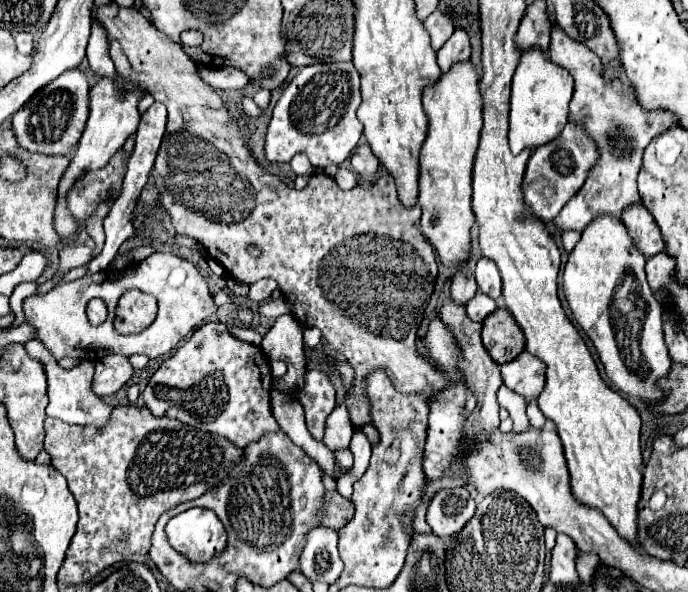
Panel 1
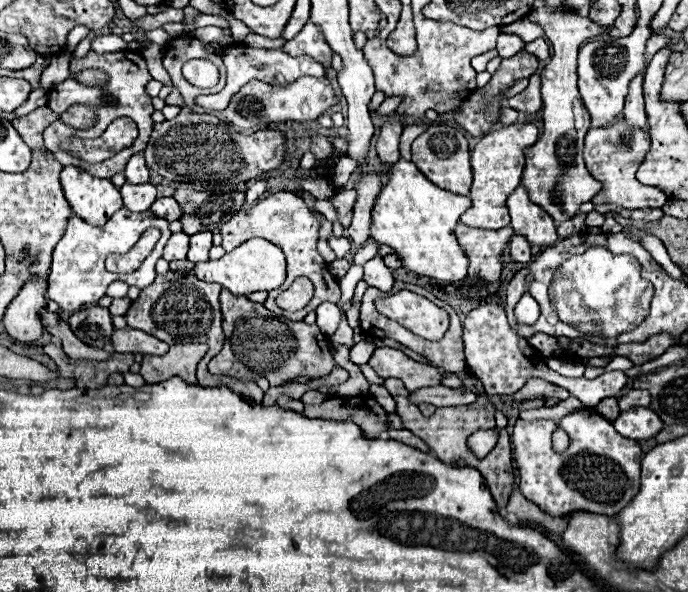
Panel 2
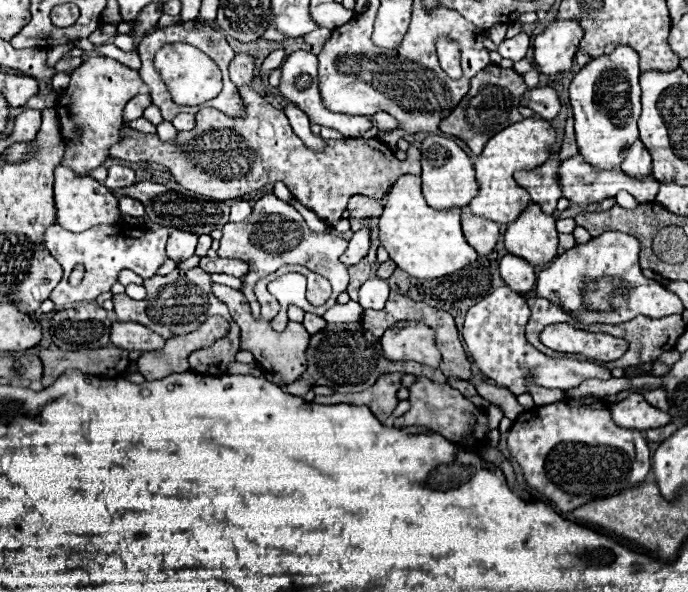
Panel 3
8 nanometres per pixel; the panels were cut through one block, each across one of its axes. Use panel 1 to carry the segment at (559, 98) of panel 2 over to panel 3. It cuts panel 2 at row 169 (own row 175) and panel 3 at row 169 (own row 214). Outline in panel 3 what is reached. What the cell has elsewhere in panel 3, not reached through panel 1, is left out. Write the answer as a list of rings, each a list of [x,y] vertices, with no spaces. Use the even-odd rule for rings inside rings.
[[[550,156],[550,160],[542,168],[528,170],[528,172],[520,170],[514,174],[514,180],[530,192],[532,202],[540,204],[540,208],[546,214],[552,214],[556,210],[556,202],[562,196],[558,186],[558,176],[556,176],[558,166],[560,166],[560,160],[552,160]]]

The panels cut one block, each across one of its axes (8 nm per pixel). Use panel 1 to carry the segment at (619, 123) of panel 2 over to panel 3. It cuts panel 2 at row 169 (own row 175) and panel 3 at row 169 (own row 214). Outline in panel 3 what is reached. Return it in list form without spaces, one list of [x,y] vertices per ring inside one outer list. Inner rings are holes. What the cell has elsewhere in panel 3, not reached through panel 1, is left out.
[[[578,154],[574,158],[568,158],[560,164],[560,184],[564,184],[564,198],[568,198],[572,204],[592,204],[592,202],[602,202],[604,198],[612,198],[616,192],[626,190],[630,192],[638,202],[652,202],[656,192],[658,192],[658,182],[654,178],[648,180],[636,180],[626,176],[620,168],[614,170],[598,170],[584,162],[584,158]]]

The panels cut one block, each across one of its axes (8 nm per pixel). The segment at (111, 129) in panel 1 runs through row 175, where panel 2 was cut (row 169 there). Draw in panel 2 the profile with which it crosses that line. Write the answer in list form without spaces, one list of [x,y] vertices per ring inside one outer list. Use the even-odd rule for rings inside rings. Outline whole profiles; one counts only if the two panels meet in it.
[[[64,166],[60,178],[64,196],[74,214],[88,224],[102,226],[116,210],[122,208],[120,190],[106,178],[100,180],[90,176],[78,166]]]

